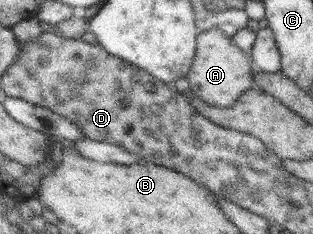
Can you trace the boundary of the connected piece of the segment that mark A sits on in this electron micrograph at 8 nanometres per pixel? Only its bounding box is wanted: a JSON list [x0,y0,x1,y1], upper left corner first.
[186,29,254,108]

